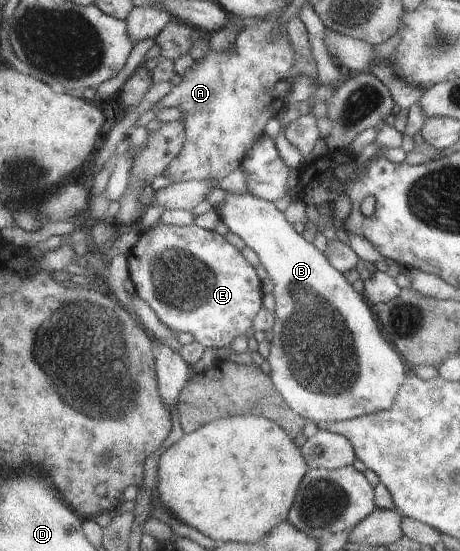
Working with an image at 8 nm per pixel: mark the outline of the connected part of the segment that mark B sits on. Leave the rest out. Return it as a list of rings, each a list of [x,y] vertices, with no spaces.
[[[249,193],[224,194],[222,202],[214,208],[219,221],[255,252],[267,273],[267,279],[274,285],[271,291],[274,297],[274,322],[270,330],[272,341],[266,360],[271,385],[288,408],[305,421],[311,420],[314,423],[348,420],[389,409],[408,372],[408,366],[381,332],[371,306],[351,288],[342,273],[329,265],[325,256],[311,242],[293,230],[272,202]]]

